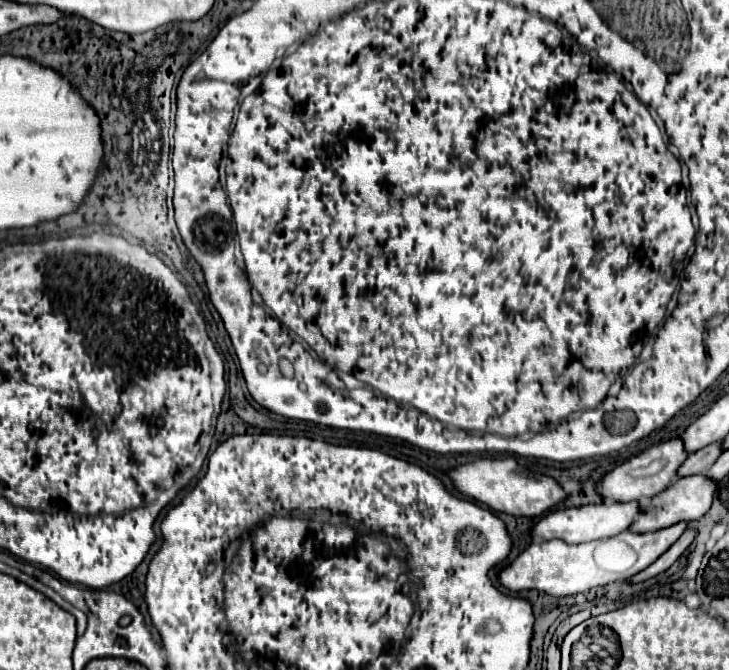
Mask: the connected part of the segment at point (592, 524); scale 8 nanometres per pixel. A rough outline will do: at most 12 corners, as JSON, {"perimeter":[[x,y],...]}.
{"perimeter":[[637,503],[557,509],[531,527],[533,539],[585,543],[623,533]]}

